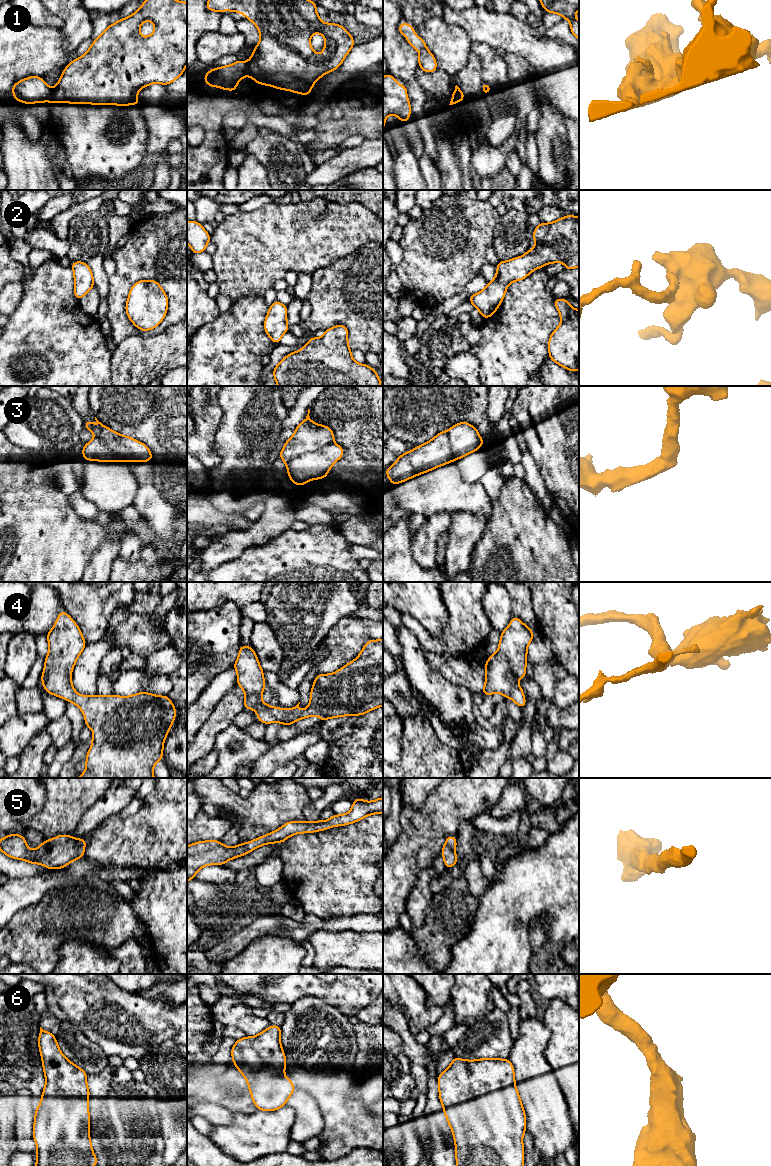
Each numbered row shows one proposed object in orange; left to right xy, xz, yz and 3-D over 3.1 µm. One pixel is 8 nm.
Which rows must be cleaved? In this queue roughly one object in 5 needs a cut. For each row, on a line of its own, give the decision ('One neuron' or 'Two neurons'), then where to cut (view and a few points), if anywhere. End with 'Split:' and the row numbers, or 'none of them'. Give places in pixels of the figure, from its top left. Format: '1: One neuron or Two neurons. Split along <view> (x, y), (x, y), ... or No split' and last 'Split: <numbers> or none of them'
1: Two neurons. Split along xy (53, 89), (49, 101)
2: One neuron. No split
3: Two neurons. Split along xz (332, 442), (313, 451), (293, 456), (285, 462)
4: One neuron. No split
5: One neuron. No split
6: One neuron. No split
Split: 1, 3

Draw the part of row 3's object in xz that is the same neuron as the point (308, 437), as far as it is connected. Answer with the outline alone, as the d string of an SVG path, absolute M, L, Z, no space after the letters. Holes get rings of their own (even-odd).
M310 410L305 420L295 428L294 435L286 440L279 457L285 463L291 458L304 453L314 452L334 441L334 433L329 426L313 423L309 417Z

